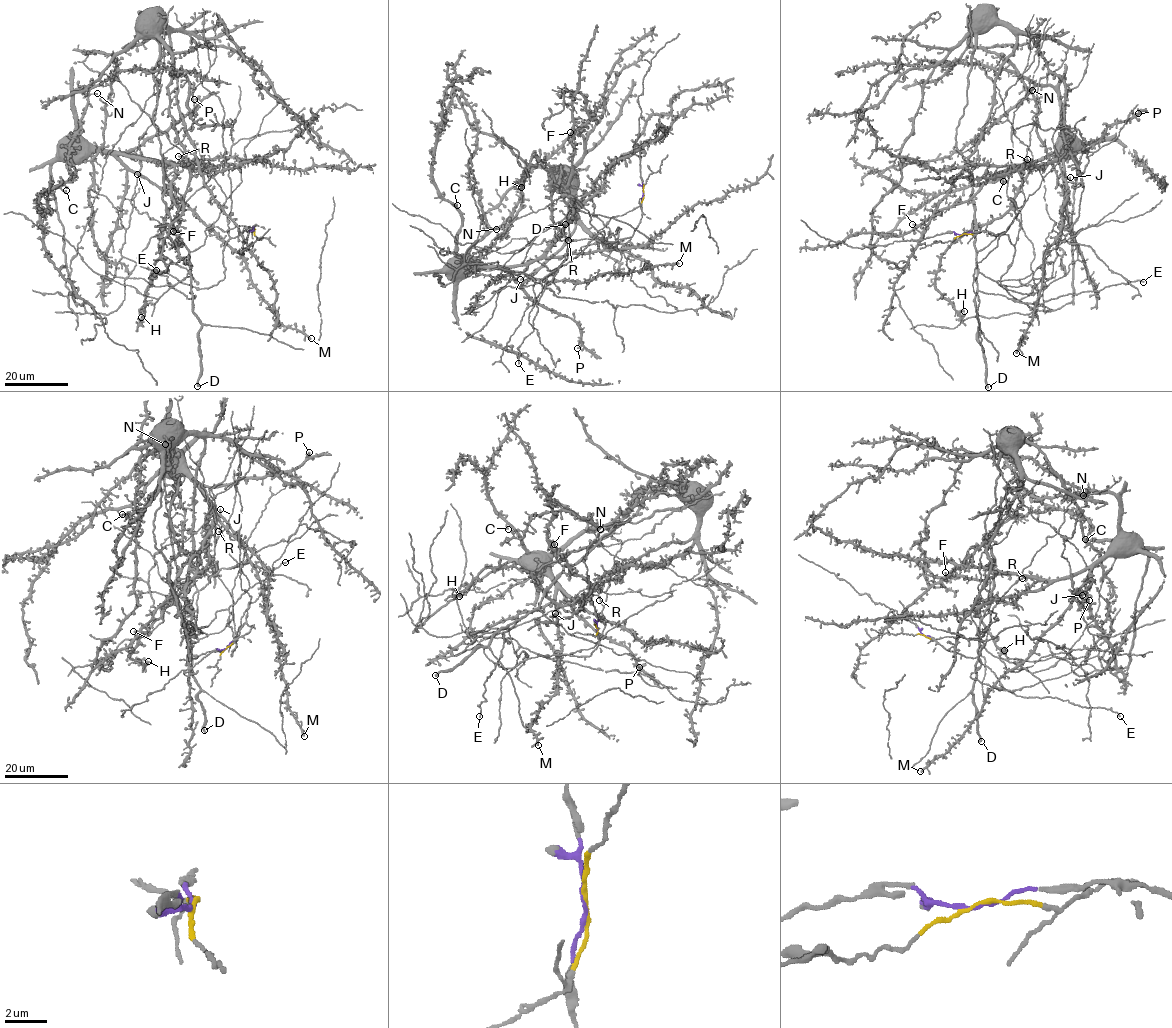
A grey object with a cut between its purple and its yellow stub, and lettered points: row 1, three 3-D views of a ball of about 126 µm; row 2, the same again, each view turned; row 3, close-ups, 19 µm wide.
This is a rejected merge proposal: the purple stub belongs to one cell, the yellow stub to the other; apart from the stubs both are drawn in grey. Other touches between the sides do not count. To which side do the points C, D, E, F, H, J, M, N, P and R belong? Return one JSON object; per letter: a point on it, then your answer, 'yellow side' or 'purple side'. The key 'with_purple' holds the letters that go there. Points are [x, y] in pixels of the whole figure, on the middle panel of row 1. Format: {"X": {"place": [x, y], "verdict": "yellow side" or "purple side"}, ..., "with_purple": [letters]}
{"C": {"place": [457, 205], "verdict": "purple side"}, "D": {"place": [565, 224], "verdict": "yellow side"}, "E": {"place": [518, 363], "verdict": "yellow side"}, "F": {"place": [570, 132], "verdict": "purple side"}, "H": {"place": [521, 187], "verdict": "purple side"}, "J": {"place": [520, 279], "verdict": "purple side"}, "M": {"place": [679, 263], "verdict": "purple side"}, "N": {"place": [496, 229], "verdict": "purple side"}, "P": {"place": [577, 348], "verdict": "purple side"}, "R": {"place": [568, 240], "verdict": "yellow side"}, "with_purple": ["C", "F", "H", "J", "M", "N", "P"]}

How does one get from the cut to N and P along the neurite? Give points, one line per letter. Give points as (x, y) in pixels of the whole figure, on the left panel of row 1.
N: (254, 230), (226, 243), (225, 277), (206, 288), (123, 257), (139, 176), (79, 135), (74, 93), (97, 93)
P: (254, 230), (226, 243), (225, 277), (206, 288), (121, 255), (139, 176), (116, 156), (170, 129), (194, 98)

